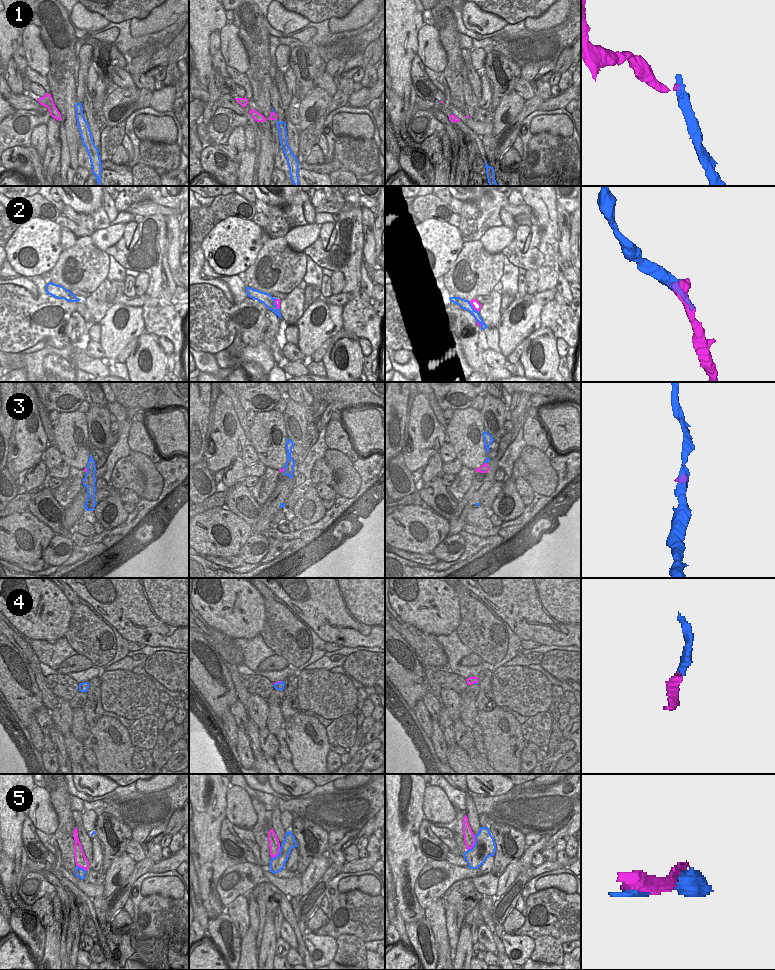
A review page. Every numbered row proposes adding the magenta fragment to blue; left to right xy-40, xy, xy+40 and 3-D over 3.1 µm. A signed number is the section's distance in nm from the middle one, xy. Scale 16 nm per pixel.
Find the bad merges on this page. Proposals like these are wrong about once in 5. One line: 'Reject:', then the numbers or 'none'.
Reject: 1, 3, 5

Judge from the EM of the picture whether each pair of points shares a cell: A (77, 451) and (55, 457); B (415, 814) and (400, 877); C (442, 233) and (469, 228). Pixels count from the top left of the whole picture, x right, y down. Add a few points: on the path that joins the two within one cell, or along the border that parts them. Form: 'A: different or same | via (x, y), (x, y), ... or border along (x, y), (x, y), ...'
A: different | border along (55, 447), (63, 460)
B: same | via (403, 830), (403, 861)
C: different | border along (457, 228), (464, 241)

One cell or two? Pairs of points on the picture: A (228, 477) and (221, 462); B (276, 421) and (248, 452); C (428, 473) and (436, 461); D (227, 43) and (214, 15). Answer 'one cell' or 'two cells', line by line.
A: two cells
B: two cells
C: one cell
D: two cells

